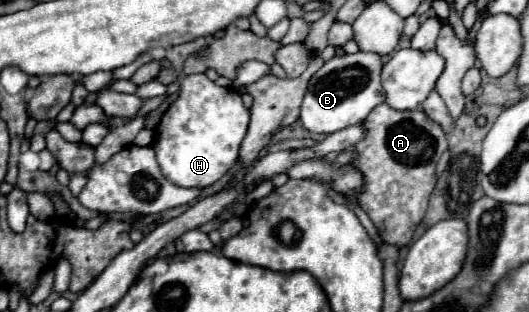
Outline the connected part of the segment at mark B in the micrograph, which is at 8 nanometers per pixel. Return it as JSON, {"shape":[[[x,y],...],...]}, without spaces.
{"shape":[[[371,52],[343,54],[325,62],[323,68],[319,68],[309,82],[299,114],[301,126],[313,134],[331,134],[347,126],[361,124],[375,106],[385,102],[379,80],[381,68],[383,68],[381,56]]]}

